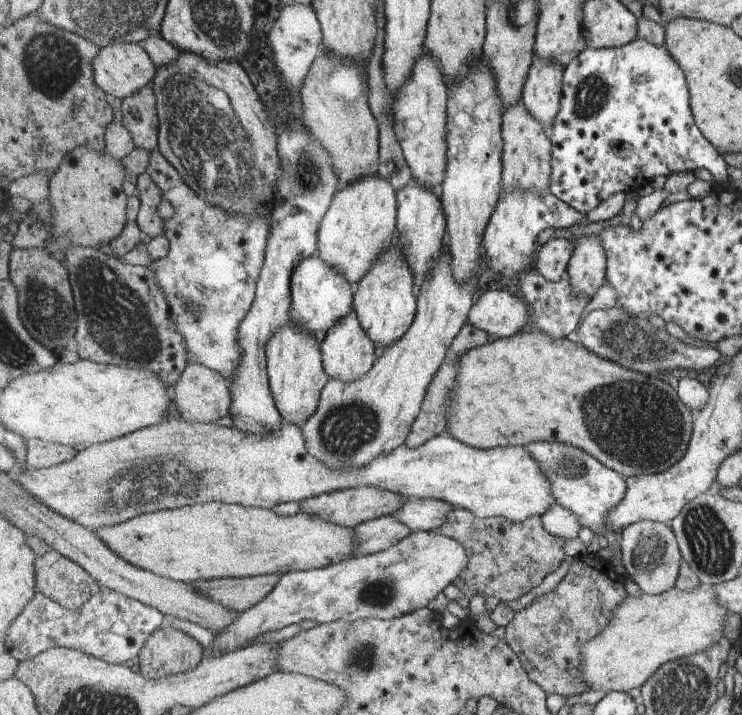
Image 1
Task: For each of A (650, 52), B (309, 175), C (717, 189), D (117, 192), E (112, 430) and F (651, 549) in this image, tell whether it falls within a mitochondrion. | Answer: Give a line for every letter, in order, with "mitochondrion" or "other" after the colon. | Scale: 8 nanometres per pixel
A: other
B: mitochondrion
C: other
D: other
E: other
F: mitochondrion

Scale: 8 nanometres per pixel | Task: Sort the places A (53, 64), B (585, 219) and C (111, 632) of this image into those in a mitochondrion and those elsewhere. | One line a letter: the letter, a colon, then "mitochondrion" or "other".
A: mitochondrion
B: other
C: other

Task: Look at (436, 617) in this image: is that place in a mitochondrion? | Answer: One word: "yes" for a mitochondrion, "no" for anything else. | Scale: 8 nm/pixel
no

